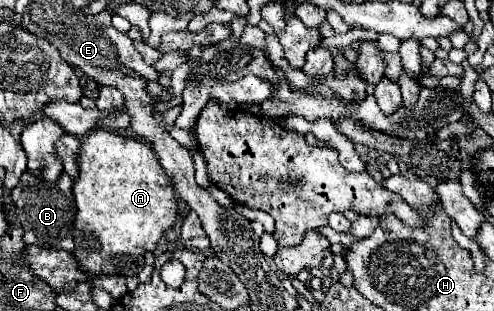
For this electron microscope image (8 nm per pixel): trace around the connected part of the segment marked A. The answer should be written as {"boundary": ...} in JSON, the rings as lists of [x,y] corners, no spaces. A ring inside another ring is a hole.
{"boundary":[[[104,128],[92,130],[76,154],[78,178],[72,180],[72,192],[76,202],[74,216],[74,258],[82,270],[90,276],[134,276],[144,266],[144,252],[152,252],[162,238],[162,234],[174,226],[178,218],[178,202],[174,198],[174,188],[162,172],[152,148],[134,138],[122,138]]]}

